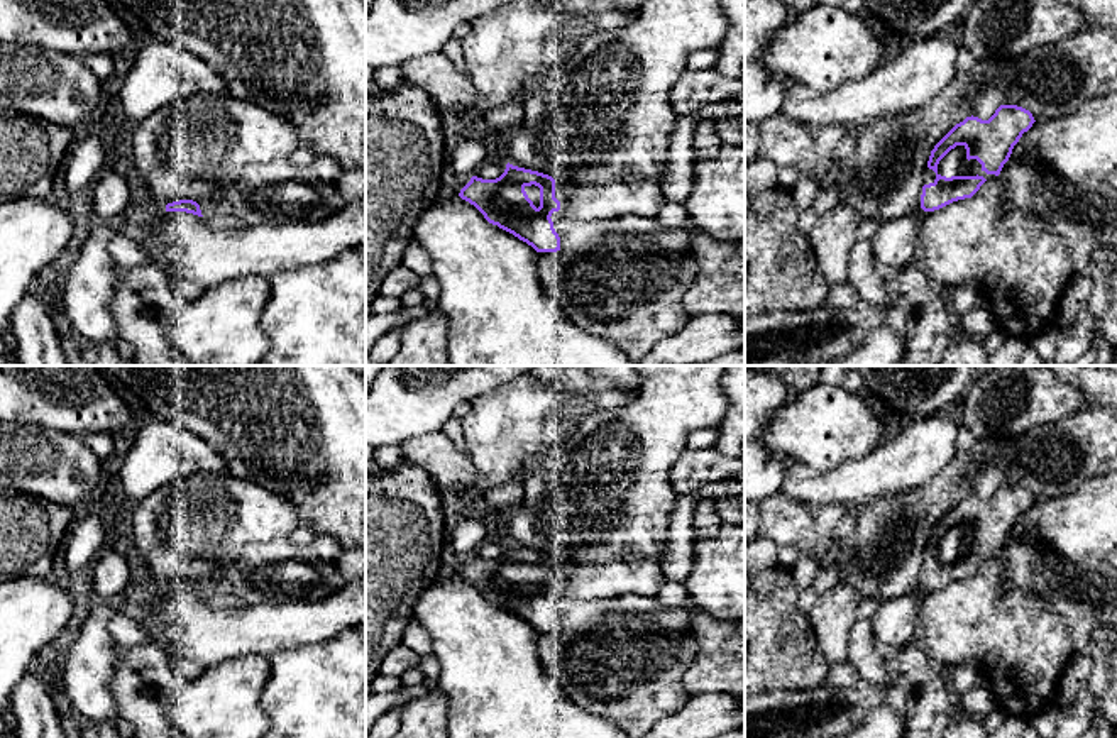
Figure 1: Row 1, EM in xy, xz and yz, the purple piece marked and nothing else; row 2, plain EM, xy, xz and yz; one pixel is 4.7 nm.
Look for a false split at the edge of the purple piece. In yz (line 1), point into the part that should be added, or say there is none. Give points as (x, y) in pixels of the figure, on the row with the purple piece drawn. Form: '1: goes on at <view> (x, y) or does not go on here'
1: goes on at yz (955, 163)

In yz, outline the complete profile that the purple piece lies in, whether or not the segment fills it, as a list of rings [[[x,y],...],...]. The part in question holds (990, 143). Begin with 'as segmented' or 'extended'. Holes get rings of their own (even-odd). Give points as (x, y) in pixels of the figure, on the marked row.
extended; [[[1000,105],[988,120],[971,115],[956,124],[931,151],[921,208],[934,212],[971,198],[985,181],[1004,174],[1014,146],[1034,122],[1029,110]]]

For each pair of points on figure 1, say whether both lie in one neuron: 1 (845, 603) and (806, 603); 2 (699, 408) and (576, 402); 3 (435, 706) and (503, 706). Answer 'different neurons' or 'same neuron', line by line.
1: different neurons
2: different neurons
3: different neurons

